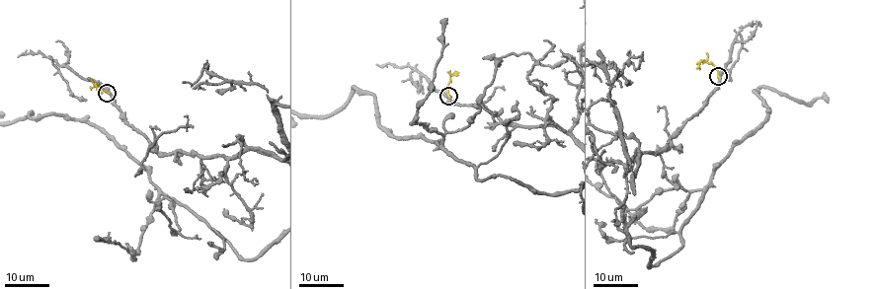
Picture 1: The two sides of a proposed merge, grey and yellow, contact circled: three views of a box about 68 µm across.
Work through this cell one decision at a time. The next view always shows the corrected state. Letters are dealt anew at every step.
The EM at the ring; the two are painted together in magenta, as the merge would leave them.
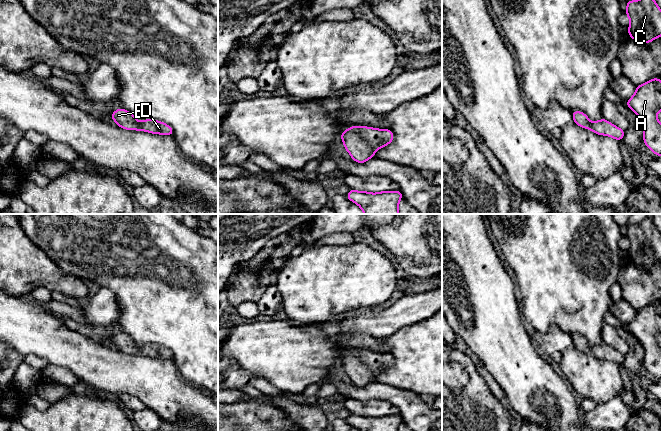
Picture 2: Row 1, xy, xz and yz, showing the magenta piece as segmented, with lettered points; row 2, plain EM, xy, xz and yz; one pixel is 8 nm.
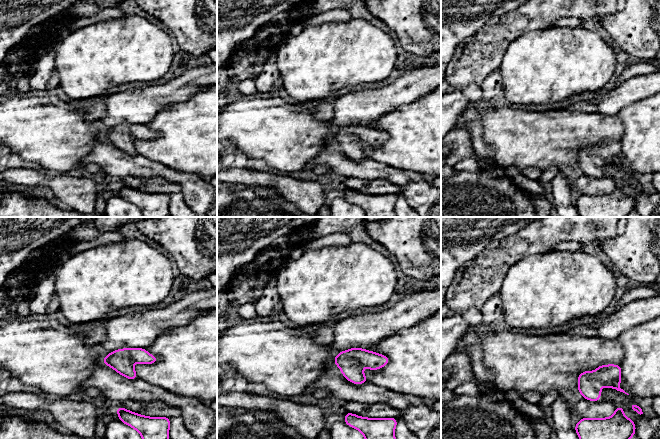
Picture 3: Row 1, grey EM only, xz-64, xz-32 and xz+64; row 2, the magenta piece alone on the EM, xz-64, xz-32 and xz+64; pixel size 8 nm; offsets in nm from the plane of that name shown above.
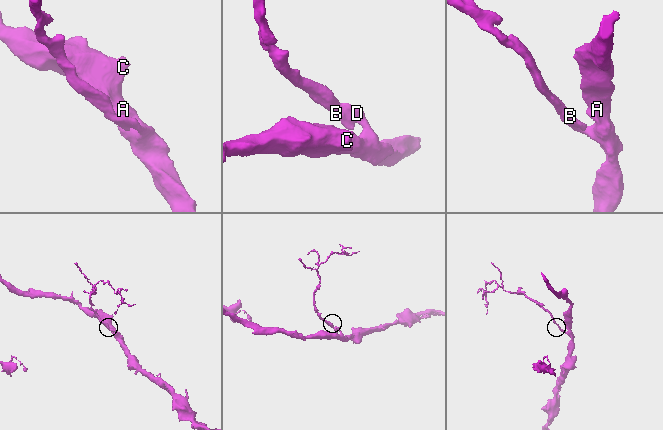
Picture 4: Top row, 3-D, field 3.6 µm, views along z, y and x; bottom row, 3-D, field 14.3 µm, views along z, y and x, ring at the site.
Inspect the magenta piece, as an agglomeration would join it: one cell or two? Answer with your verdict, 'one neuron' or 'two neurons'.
one neuron

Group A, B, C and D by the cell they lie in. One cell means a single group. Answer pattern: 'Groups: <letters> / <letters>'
Groups: A B C D

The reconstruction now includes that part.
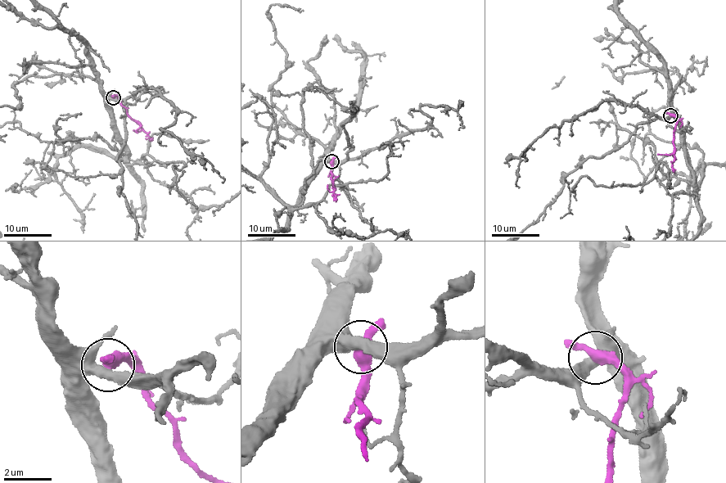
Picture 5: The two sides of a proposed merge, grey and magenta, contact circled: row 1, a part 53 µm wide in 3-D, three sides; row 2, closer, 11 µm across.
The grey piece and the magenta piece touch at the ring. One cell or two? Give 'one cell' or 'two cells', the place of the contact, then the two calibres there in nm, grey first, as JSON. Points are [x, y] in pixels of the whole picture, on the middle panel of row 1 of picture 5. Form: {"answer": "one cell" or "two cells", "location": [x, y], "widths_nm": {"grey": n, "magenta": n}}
{"answer": "two cells", "location": [331, 161], "widths_nm": {"grey": 440, "magenta": 400}}

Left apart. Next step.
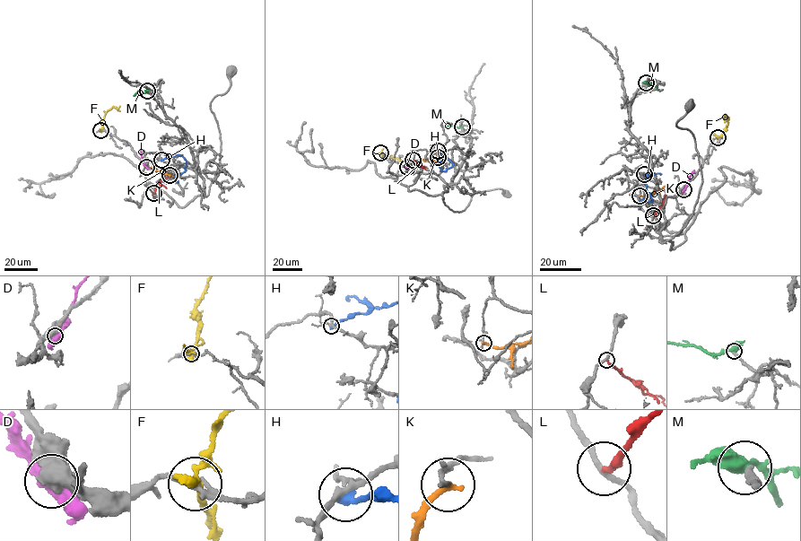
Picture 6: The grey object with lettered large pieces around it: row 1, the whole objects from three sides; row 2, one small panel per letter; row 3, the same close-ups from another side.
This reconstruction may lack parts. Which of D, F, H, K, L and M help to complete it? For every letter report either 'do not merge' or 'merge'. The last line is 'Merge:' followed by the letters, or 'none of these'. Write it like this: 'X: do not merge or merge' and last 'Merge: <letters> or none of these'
D: do not merge
F: do not merge
H: do not merge
K: do not merge
L: do not merge
M: merge
Merge: M

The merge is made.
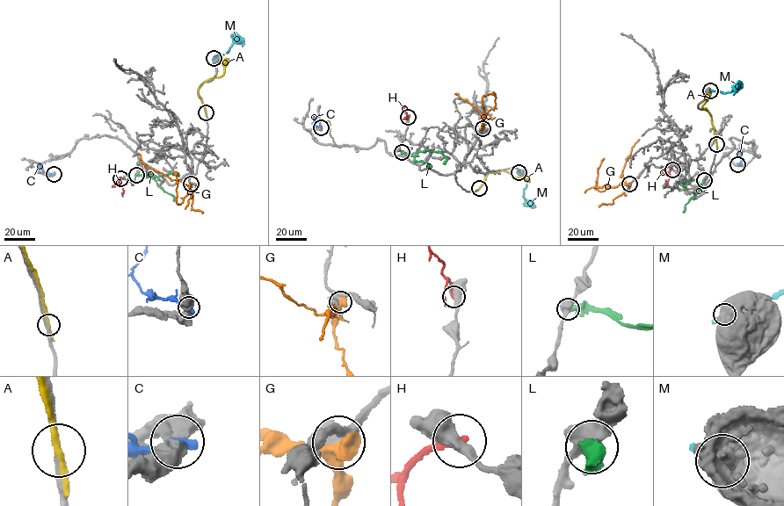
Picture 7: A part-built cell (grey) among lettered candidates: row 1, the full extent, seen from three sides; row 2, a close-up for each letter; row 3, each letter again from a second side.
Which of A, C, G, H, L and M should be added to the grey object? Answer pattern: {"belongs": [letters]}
{"belongs": []}

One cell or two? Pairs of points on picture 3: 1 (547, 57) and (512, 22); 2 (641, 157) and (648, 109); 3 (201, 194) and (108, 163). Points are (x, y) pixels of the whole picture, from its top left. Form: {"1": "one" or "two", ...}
{"1": "two", "2": "one", "3": "one"}

